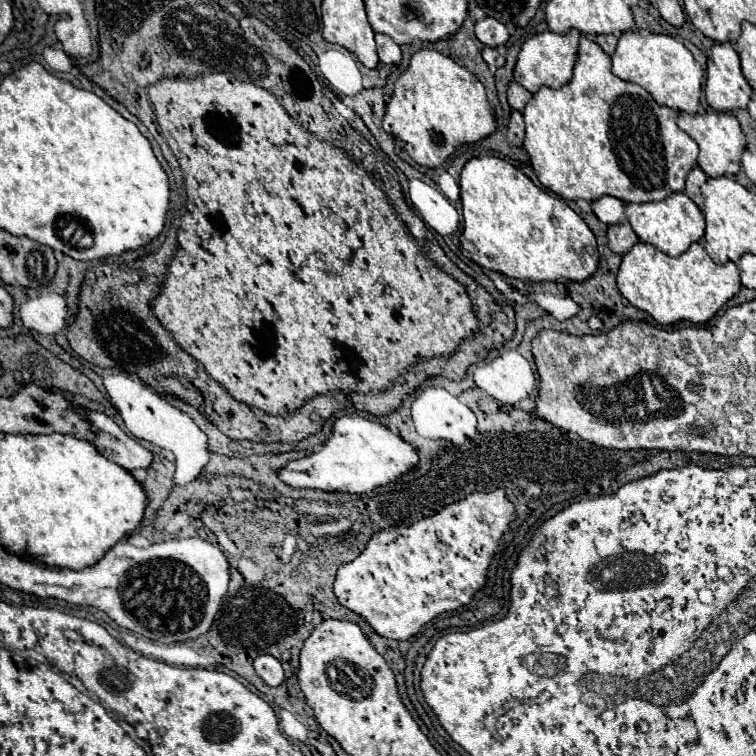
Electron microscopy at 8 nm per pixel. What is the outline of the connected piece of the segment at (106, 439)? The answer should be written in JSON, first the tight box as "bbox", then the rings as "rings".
{"bbox":[88,412,154,470],"rings":[[[88,412],[88,420],[92,422],[92,428],[96,430],[96,448],[100,454],[104,454],[108,460],[120,464],[126,470],[136,468],[148,468],[154,460],[152,452],[146,450],[140,442],[130,438],[112,418],[108,418],[102,412]]]}

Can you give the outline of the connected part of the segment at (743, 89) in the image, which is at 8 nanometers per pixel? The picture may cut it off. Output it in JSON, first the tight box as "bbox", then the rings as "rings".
{"bbox":[706,44,752,112],"rings":[[[714,44],[706,68],[706,100],[718,112],[748,108],[752,88],[742,76],[740,58],[732,44]]]}

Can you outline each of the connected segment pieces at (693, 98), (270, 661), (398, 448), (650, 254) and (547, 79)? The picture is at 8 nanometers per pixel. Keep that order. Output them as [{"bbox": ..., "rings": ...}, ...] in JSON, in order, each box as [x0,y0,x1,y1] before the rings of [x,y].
[{"bbox":[612,32,704,114],"rings":[[[626,32],[622,34],[616,52],[612,54],[612,72],[632,84],[642,86],[650,96],[660,104],[676,112],[696,114],[698,100],[702,94],[704,70],[696,64],[692,54],[676,38],[666,34],[640,34]]]},{"bbox":[254,656,284,686],"rings":[[[258,656],[254,660],[254,668],[256,674],[268,684],[268,686],[280,686],[284,682],[284,672],[282,672],[282,664],[274,658],[274,656]]]},{"bbox":[280,416,420,494],"rings":[[[342,416],[334,422],[332,436],[318,452],[308,454],[302,460],[294,460],[280,470],[280,480],[292,488],[318,488],[326,492],[364,494],[376,486],[394,482],[412,468],[418,468],[420,454],[400,434],[388,426],[368,420],[364,416]]]},{"bbox":[616,242,740,326],"rings":[[[638,242],[636,246],[632,246],[630,252],[624,254],[622,264],[620,264],[620,272],[616,276],[618,280],[618,288],[622,292],[622,296],[636,306],[638,310],[648,312],[658,324],[668,326],[668,324],[676,324],[676,322],[692,322],[692,324],[704,324],[708,320],[712,320],[716,316],[716,312],[740,290],[740,274],[734,262],[726,262],[722,266],[714,264],[712,258],[708,256],[708,252],[704,250],[704,246],[700,242],[694,242],[684,254],[672,258],[660,250],[656,250],[652,244],[646,242]]]},{"bbox":[514,30,580,92],"rings":[[[570,30],[568,34],[554,34],[554,32],[542,32],[532,38],[528,38],[518,54],[518,62],[514,68],[514,80],[522,84],[526,90],[536,92],[542,84],[548,88],[560,88],[570,82],[574,64],[578,58],[578,44],[580,44],[580,32]]]}]

